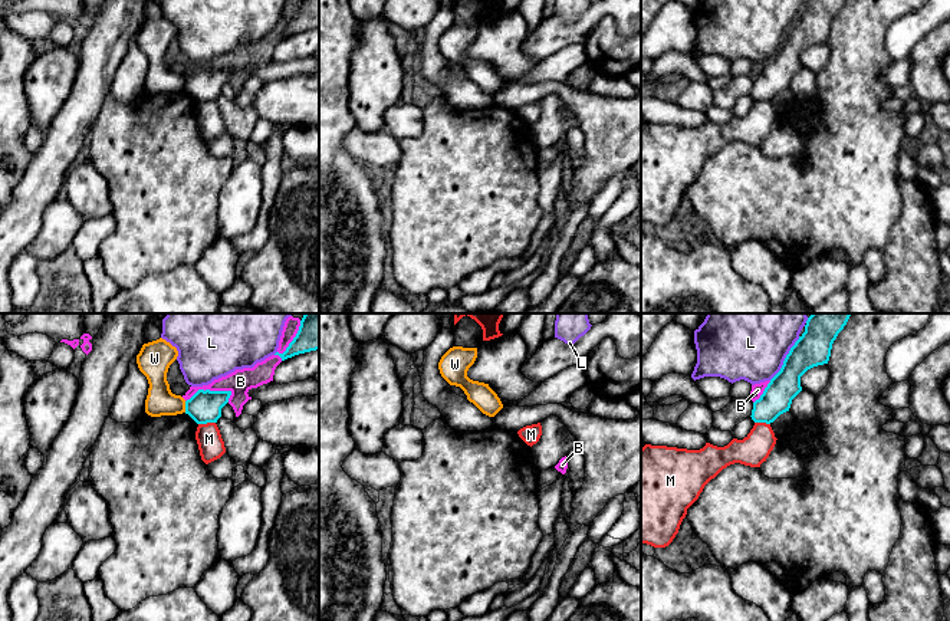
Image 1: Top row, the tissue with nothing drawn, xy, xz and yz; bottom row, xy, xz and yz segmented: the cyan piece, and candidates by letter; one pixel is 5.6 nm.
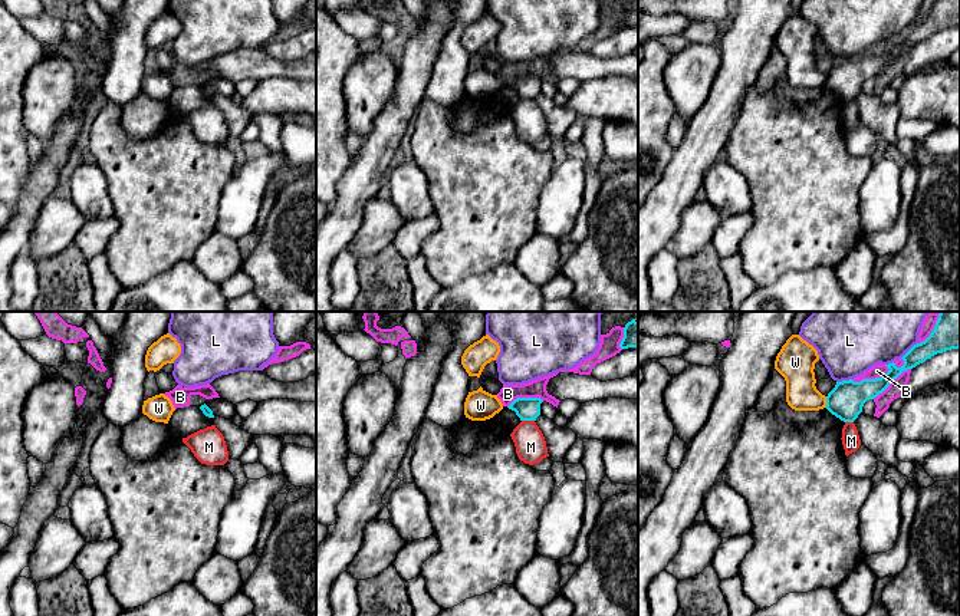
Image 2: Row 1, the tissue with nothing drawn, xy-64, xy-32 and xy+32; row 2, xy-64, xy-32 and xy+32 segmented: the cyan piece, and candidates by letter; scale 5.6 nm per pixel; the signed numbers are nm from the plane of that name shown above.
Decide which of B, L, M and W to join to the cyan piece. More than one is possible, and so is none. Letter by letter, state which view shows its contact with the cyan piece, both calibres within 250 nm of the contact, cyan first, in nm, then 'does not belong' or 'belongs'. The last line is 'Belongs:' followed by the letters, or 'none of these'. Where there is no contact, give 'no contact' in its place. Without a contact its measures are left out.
B: contact in xy; calibres 180 and 140 nm; does not belong
L: contact in yz; calibres 190 and 340 nm; does not belong
M: contact in xy; calibres 180 and 140 nm; does not belong
W: contact in xy; calibres 180 and 160 nm; does not belong
Belongs: none of these

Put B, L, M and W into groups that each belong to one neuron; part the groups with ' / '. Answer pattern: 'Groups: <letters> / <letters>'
Groups: B / L / M / W

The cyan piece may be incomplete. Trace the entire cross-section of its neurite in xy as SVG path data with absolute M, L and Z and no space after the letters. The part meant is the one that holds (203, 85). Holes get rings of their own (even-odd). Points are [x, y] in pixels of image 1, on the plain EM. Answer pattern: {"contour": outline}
{"contour": "M198 68L185 79L185 92L197 102L217 101L221 86L229 80L231 69Z"}

